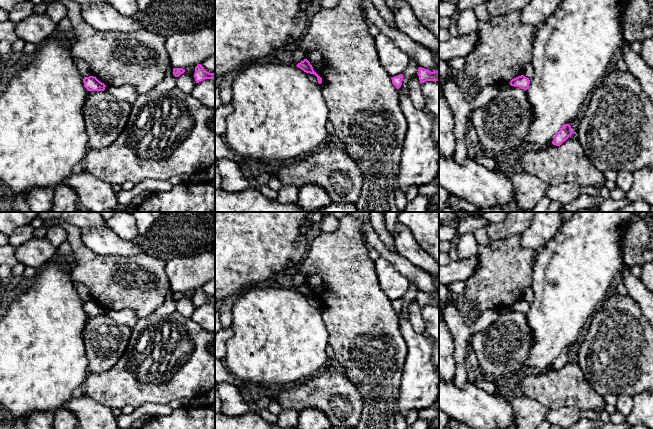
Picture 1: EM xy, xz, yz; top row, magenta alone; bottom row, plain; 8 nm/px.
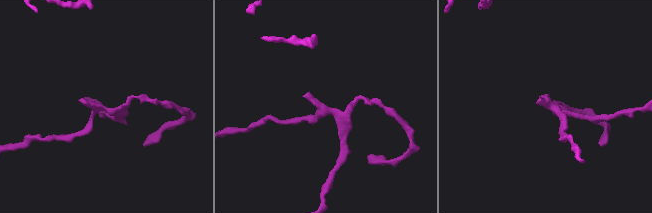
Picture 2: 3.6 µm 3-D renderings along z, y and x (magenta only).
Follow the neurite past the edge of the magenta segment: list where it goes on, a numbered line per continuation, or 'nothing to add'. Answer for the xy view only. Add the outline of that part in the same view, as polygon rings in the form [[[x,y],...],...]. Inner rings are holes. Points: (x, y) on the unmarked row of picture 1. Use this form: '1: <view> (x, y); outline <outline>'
nothing to add

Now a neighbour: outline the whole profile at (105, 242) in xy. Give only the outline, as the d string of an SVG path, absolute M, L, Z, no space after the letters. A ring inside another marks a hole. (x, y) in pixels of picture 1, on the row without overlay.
M110 229L81 230L82 242L104 256L130 257L145 253L135 241L125 241Z

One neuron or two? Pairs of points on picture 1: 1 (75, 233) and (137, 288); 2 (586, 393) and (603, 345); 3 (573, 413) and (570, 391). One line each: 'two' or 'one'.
1: one
2: two
3: two

